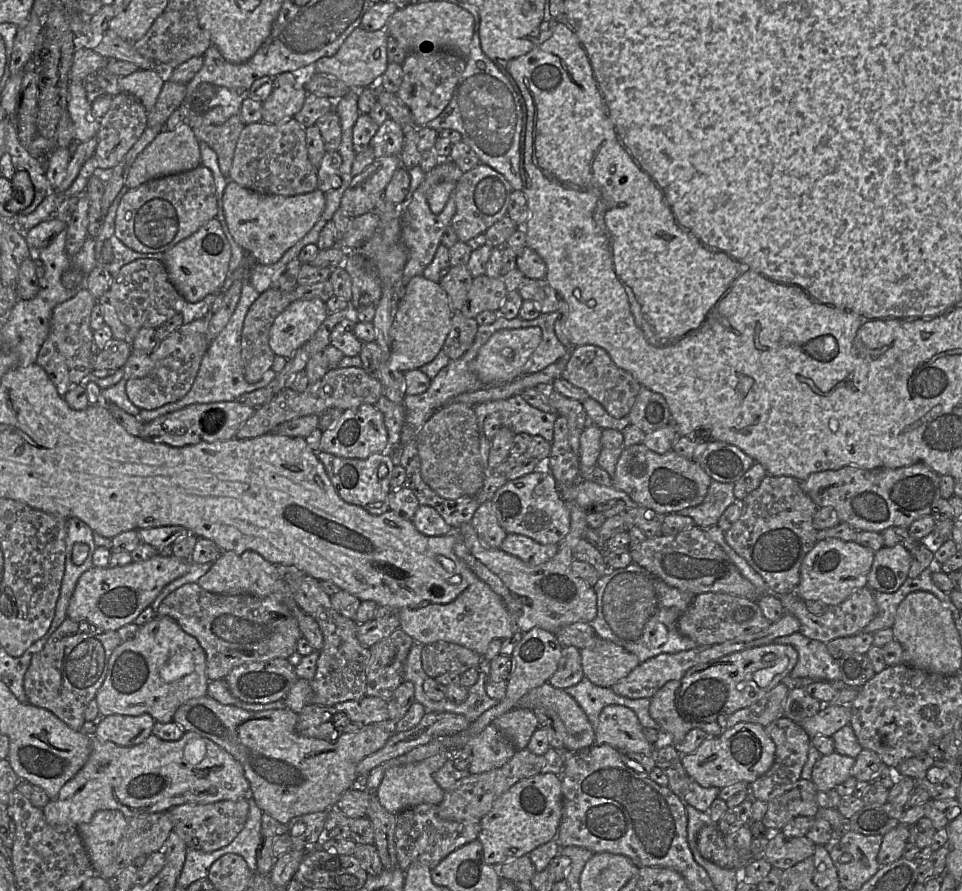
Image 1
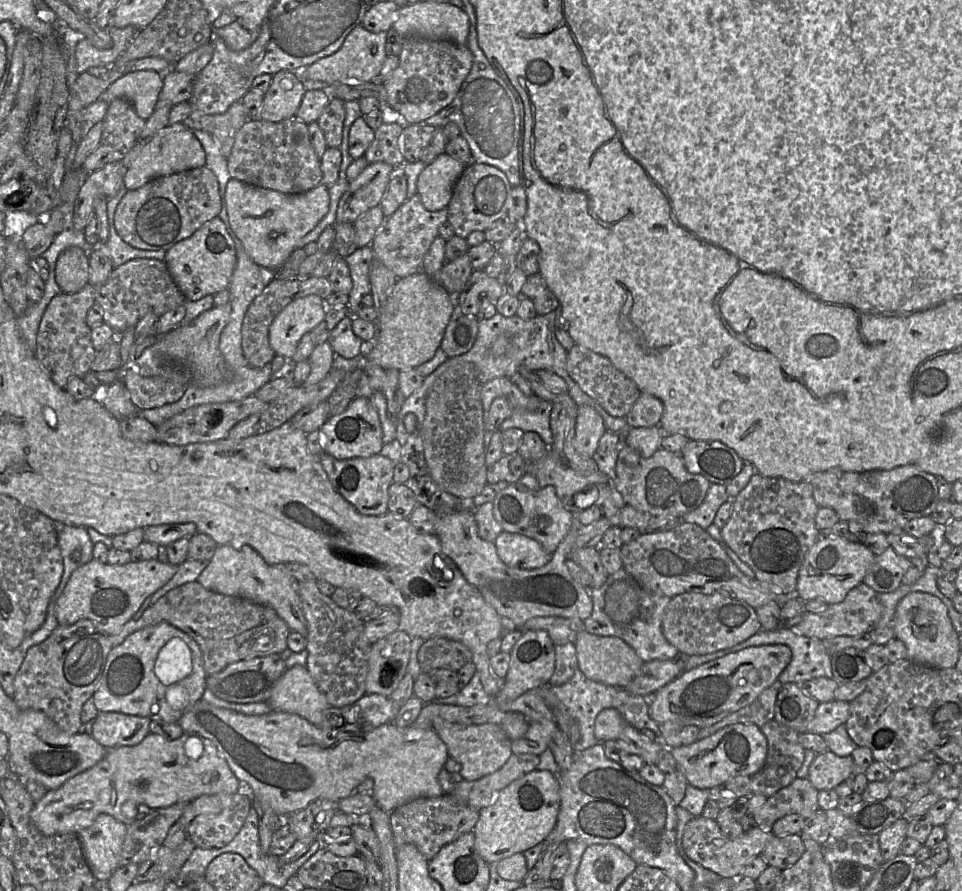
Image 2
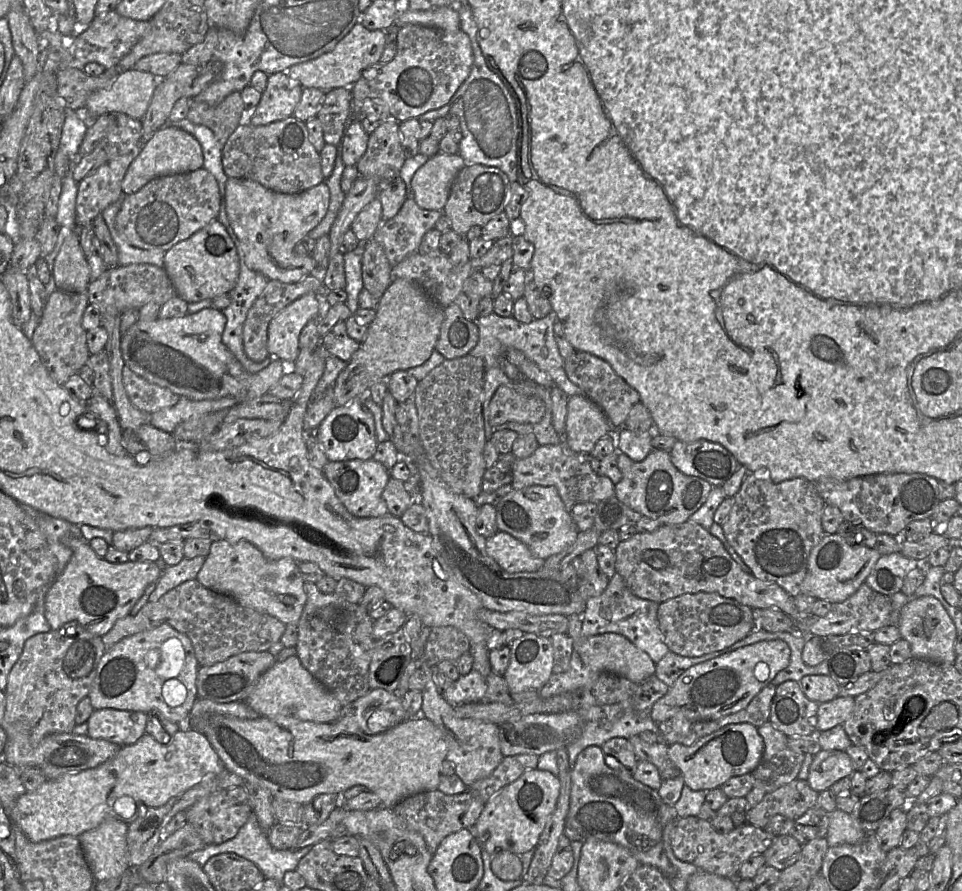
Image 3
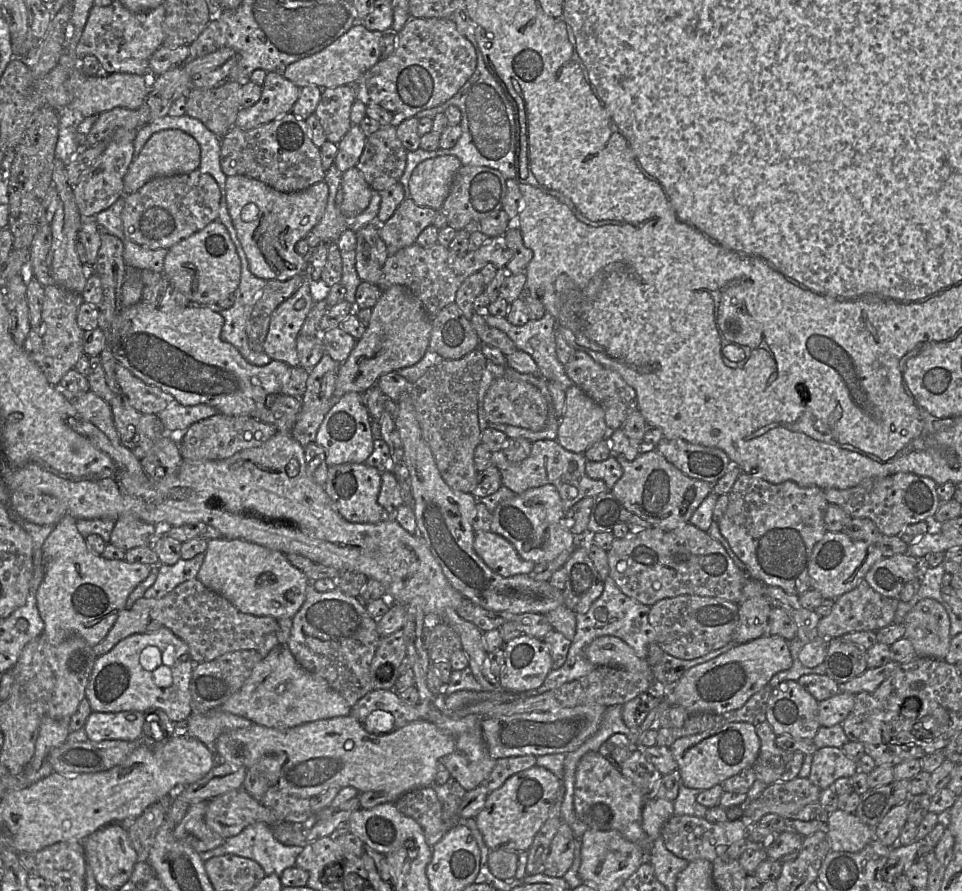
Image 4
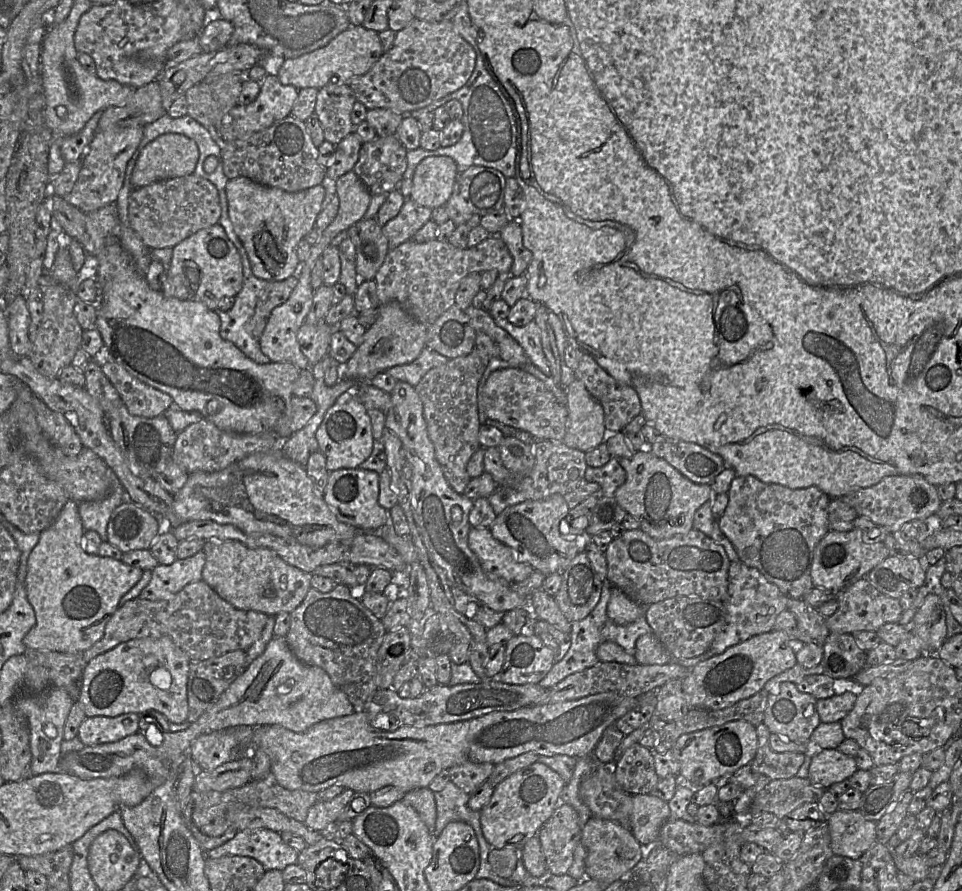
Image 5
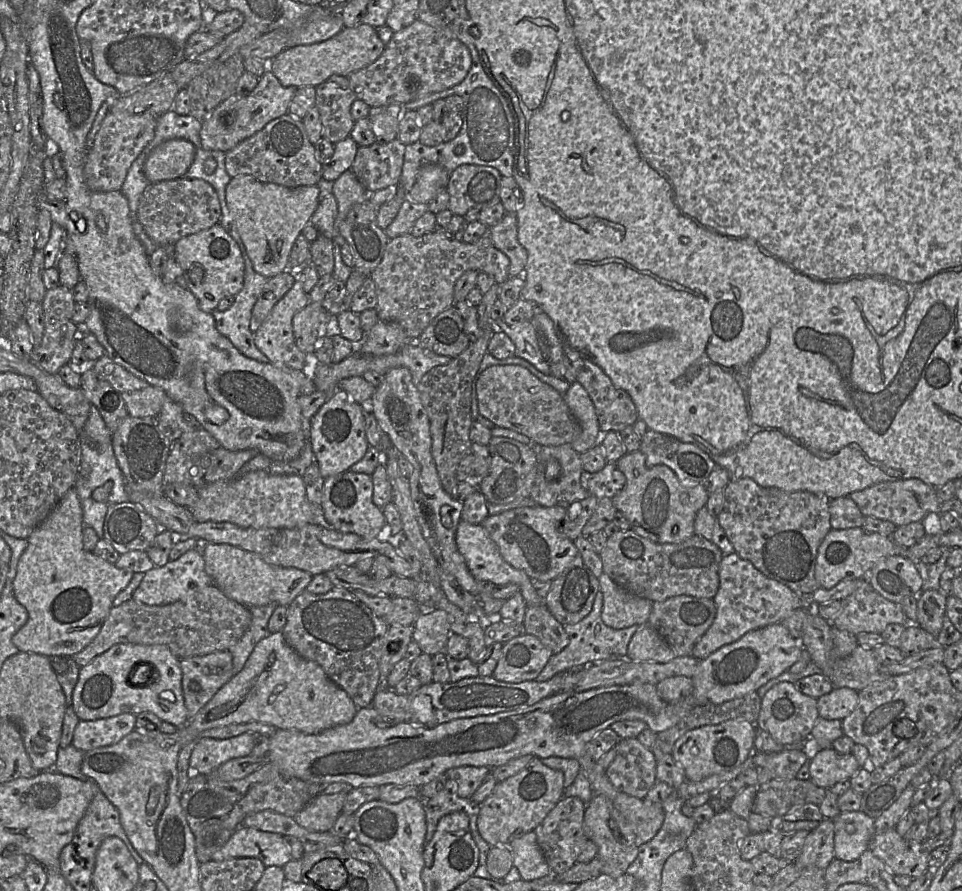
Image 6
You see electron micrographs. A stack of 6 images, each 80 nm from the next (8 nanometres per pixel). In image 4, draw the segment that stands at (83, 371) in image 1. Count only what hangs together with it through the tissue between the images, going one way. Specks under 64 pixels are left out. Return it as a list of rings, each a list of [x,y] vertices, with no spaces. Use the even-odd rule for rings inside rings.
[[[57,284],[44,288],[44,302],[39,323],[31,328],[24,348],[45,374],[50,384],[57,386],[63,376],[73,369],[83,354],[84,331],[77,324],[77,313],[84,300],[79,293]]]

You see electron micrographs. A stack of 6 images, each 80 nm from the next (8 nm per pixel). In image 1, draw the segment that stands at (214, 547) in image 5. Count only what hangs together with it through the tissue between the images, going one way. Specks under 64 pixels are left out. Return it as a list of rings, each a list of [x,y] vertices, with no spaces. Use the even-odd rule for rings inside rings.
[[[246,550],[241,554],[234,551],[222,551],[211,568],[198,579],[197,583],[212,593],[274,596],[284,603],[297,619],[302,636],[309,641],[314,650],[320,651],[323,647],[323,634],[318,623],[297,604],[288,582],[280,578],[276,565],[264,559],[259,553],[252,550]]]

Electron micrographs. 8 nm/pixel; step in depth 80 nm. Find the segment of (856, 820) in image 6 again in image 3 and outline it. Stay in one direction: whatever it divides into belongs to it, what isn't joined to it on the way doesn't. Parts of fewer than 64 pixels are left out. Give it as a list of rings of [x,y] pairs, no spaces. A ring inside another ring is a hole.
[[[837,808],[828,813],[828,828],[825,838],[829,847],[841,844],[859,844],[866,834],[854,823],[850,814]]]

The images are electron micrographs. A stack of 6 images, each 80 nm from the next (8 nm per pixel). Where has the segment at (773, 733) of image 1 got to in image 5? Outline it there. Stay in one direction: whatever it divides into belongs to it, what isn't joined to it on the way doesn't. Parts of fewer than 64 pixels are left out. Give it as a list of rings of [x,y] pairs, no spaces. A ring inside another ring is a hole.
[[[763,723],[756,726],[757,751],[751,763],[755,773],[770,780],[788,779],[796,776],[806,754],[800,752],[774,752],[769,745],[770,731]]]

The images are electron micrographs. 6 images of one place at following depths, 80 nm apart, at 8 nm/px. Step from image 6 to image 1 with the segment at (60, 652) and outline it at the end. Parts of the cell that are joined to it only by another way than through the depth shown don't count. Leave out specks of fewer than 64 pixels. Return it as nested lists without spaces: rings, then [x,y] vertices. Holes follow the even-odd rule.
[[[157,553],[145,561],[132,561],[124,566],[92,566],[81,574],[76,583],[67,607],[67,617],[76,622],[87,620],[99,630],[117,630],[121,626],[133,622],[141,611],[151,605],[164,586],[188,571],[191,562],[190,558],[184,559],[175,555],[162,556]]]

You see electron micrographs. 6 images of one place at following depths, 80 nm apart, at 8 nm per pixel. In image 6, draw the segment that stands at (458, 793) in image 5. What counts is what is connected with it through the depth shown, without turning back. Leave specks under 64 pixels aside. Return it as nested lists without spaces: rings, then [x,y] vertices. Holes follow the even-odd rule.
[[[448,777],[444,789],[438,792],[430,799],[424,800],[424,809],[426,815],[427,831],[425,841],[428,843],[437,828],[439,820],[452,812],[461,811],[469,817],[470,830],[472,837],[479,850],[479,858],[481,856],[482,843],[477,836],[475,824],[477,824],[480,812],[480,804],[473,802],[469,798],[462,798],[458,795],[457,783]]]

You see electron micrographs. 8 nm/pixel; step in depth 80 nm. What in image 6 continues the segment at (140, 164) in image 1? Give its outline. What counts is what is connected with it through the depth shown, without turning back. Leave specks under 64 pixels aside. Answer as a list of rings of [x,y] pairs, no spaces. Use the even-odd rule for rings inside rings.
[[[183,139],[168,140],[148,155],[143,172],[150,184],[184,177],[195,158],[194,145]]]

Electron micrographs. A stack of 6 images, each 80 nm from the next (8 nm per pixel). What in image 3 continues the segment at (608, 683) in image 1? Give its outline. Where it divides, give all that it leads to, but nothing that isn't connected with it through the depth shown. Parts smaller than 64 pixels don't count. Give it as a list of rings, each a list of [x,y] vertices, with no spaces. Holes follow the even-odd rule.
[[[567,616],[569,620],[567,635],[573,640],[573,648],[579,654],[586,667],[595,673],[608,672],[622,676],[636,684],[641,684],[655,674],[655,663],[643,651],[639,650],[627,638],[616,633],[598,634],[582,637],[582,616]]]

